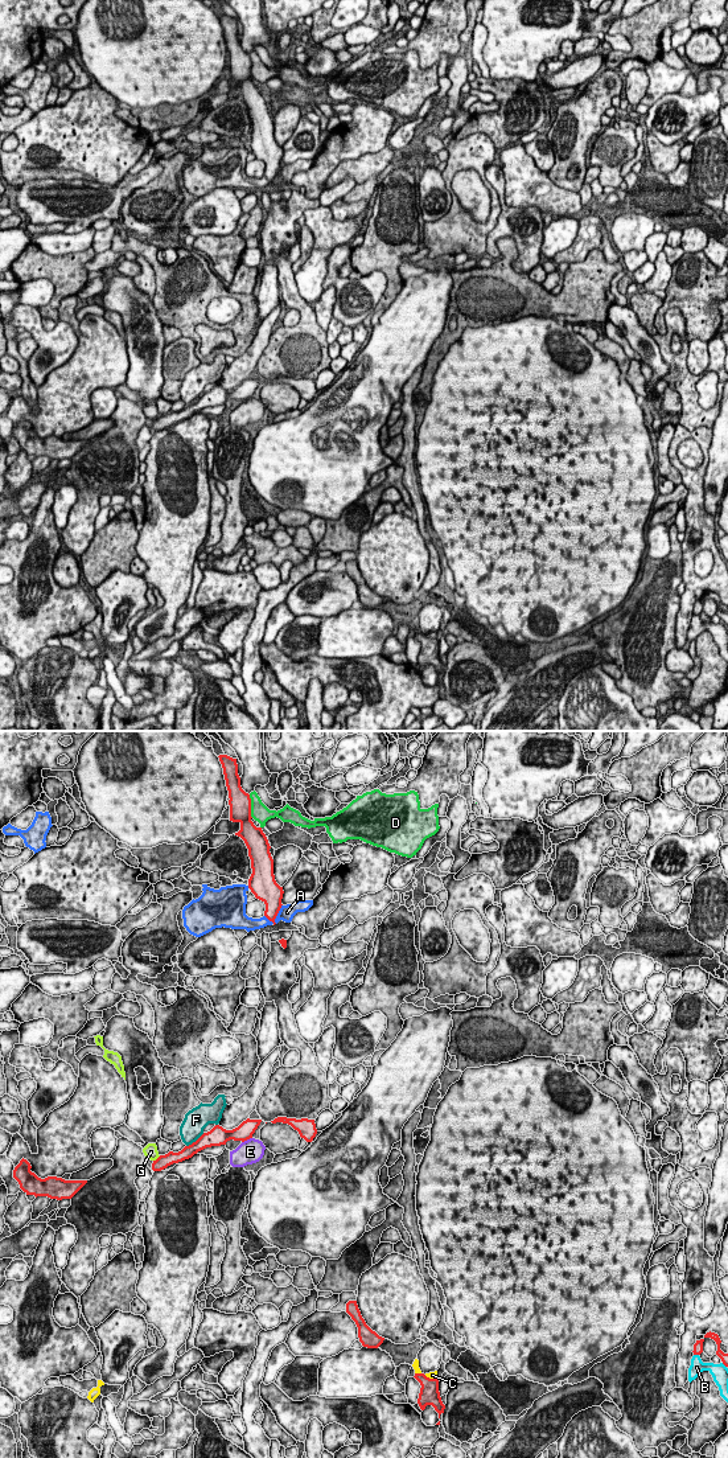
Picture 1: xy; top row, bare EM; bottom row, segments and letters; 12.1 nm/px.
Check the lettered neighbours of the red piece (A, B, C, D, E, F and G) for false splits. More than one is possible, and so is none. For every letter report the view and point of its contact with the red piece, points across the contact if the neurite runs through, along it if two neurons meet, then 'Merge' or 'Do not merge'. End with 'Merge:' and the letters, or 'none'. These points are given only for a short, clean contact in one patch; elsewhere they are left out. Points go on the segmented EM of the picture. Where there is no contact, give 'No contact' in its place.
A: Touches red at xy (275, 918). Merge
B: Touches red at xy (696, 1354). Do not merge
C: Touches red at xy (431, 1379). Do not merge
D: Touches red at xy (250, 806). Do not merge
E: Touches red at xy (246, 1140). Boundary: xy (251, 1137), (242, 1142). Do not merge
F: Touches red at xy (196, 1141). Do not merge
G: Touches red at xy (157, 1158). Boundary: xy (160, 1155), (153, 1161). Do not merge
Merge: A

